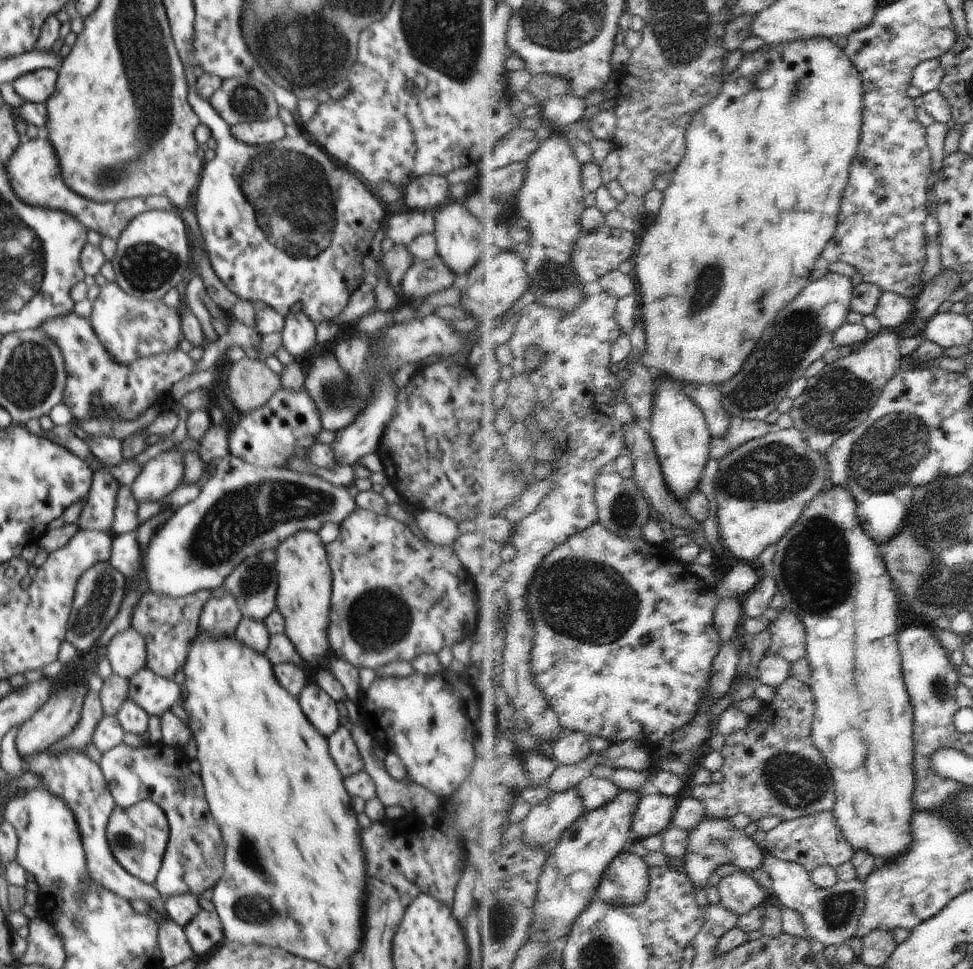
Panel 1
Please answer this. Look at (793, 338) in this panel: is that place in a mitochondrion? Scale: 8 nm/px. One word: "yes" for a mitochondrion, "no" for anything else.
yes

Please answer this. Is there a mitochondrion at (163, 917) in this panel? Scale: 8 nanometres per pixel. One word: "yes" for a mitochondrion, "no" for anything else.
no

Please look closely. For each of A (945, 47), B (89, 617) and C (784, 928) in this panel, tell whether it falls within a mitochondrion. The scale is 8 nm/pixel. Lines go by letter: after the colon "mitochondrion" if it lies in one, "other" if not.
A: other
B: mitochondrion
C: other

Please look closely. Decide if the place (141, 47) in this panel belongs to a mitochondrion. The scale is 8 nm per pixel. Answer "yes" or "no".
yes

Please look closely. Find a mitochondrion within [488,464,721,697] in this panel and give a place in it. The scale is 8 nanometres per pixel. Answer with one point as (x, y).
(585, 602)

